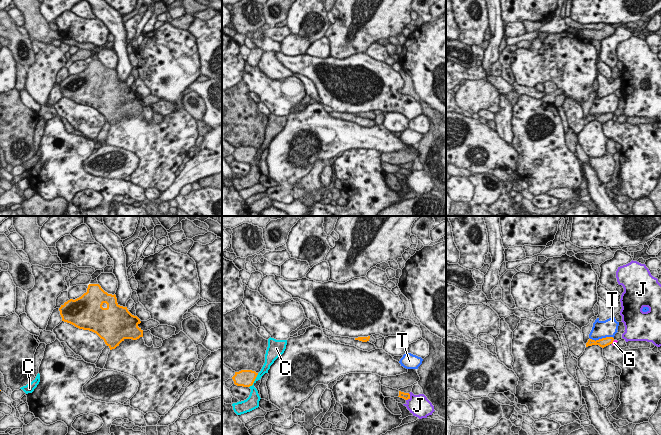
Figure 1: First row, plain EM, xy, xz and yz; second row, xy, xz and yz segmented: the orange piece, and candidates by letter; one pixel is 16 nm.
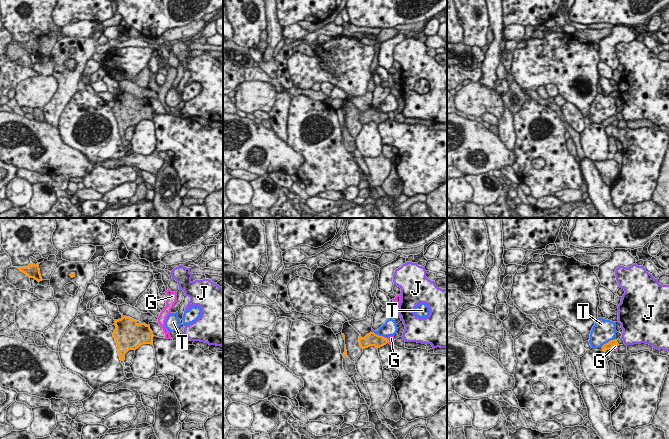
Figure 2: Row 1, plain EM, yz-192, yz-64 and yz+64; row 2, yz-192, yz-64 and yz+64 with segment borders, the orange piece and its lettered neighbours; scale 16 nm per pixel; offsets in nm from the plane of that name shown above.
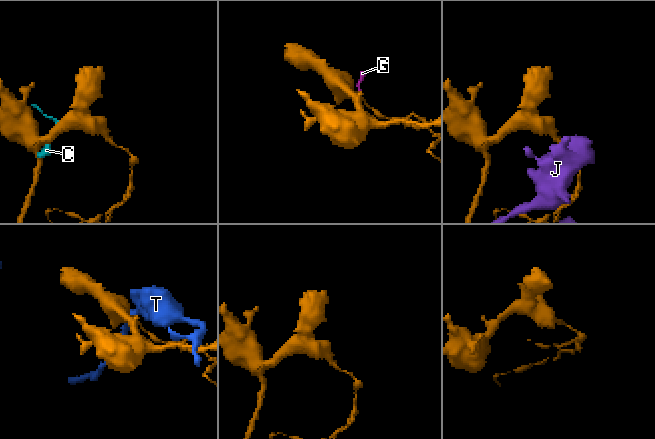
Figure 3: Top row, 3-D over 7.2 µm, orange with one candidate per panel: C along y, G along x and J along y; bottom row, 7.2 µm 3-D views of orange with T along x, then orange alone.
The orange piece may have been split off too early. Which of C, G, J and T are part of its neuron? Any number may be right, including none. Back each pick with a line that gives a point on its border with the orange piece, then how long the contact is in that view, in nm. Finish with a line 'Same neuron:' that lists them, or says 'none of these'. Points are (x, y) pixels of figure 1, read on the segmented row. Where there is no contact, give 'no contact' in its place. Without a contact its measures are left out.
Same neuron: none of these

